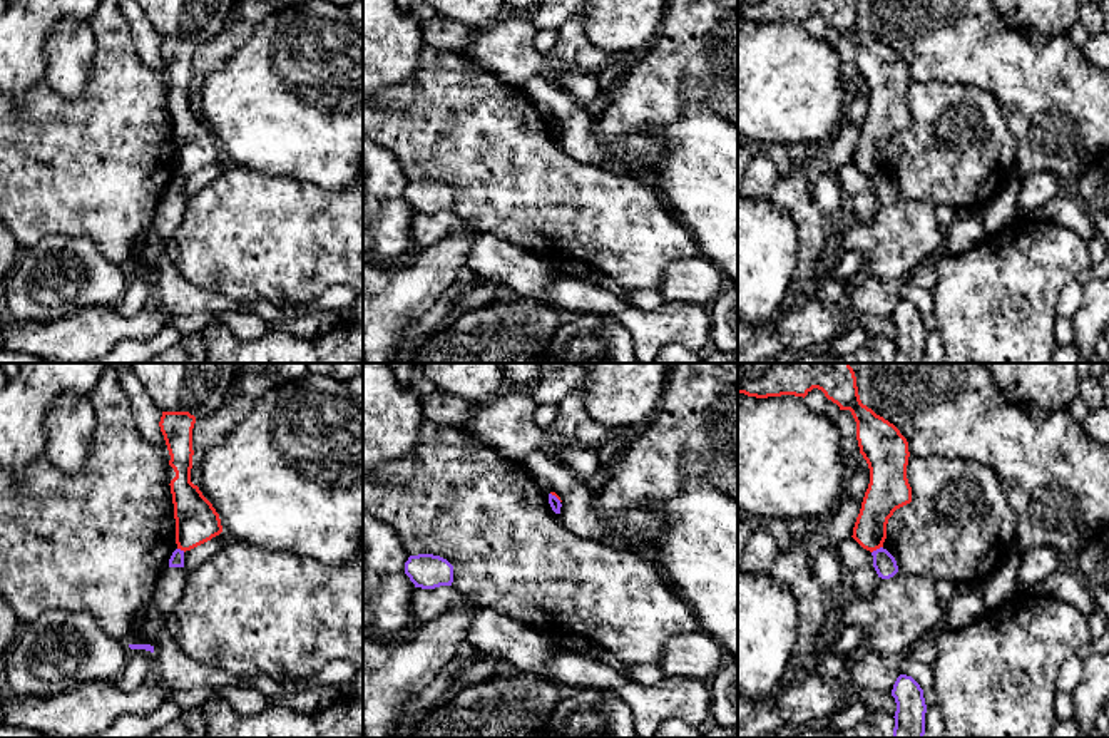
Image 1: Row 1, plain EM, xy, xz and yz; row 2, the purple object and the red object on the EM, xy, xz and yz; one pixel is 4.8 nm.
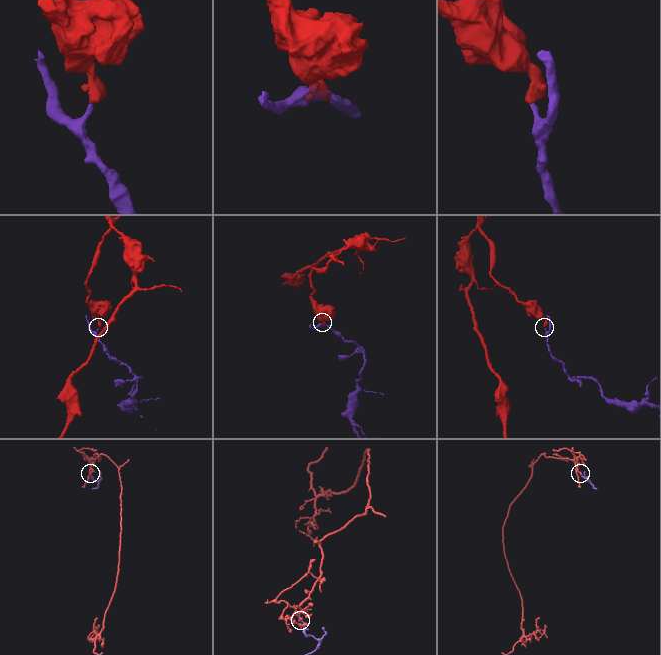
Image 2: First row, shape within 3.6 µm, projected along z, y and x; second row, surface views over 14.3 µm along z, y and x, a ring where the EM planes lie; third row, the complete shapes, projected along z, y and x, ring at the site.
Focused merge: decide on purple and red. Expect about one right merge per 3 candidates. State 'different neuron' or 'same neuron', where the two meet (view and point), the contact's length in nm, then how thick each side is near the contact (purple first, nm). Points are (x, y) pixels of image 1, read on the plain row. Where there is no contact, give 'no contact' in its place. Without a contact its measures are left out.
different neuron | yz (877, 174) | 70 nm | 110/170 nm

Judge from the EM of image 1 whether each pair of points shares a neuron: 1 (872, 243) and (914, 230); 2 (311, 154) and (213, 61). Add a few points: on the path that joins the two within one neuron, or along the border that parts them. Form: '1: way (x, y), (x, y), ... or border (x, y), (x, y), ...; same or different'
1: way (882, 240), (897, 240), (904, 233); same
2: border (246, 39), (218, 69), (203, 79); different

